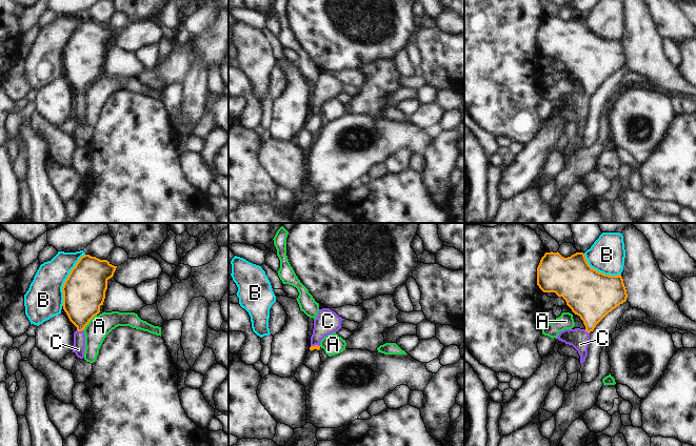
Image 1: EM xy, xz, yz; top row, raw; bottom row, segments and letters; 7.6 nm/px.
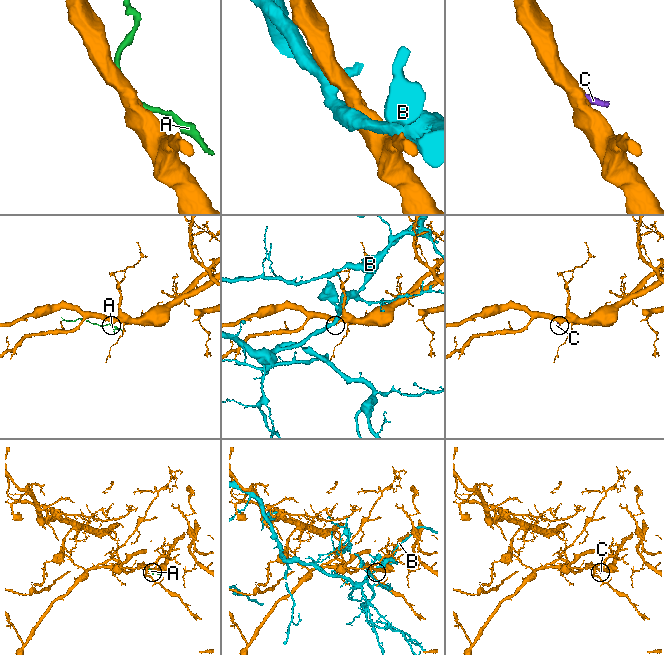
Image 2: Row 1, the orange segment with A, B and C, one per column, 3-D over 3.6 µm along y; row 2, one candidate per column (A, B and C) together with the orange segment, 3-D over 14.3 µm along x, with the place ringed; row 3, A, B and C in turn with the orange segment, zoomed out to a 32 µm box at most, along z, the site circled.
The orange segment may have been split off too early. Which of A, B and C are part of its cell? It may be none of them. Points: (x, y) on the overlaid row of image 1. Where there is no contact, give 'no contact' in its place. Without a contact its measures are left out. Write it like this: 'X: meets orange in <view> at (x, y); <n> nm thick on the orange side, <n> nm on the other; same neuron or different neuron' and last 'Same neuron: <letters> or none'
A: meets orange in xy at (88, 322); 320 nm thick on the orange side, 170 nm on the other; different neuron
B: meets orange in xy at (65, 280); 320 nm thick on the orange side, 280 nm on the other; different neuron
C: meets orange in xy at (80, 330); 300 nm thick on the orange side, 100 nm on the other; same neuron
Same neuron: C

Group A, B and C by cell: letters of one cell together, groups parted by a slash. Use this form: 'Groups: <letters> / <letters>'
Groups: A / B / C.

